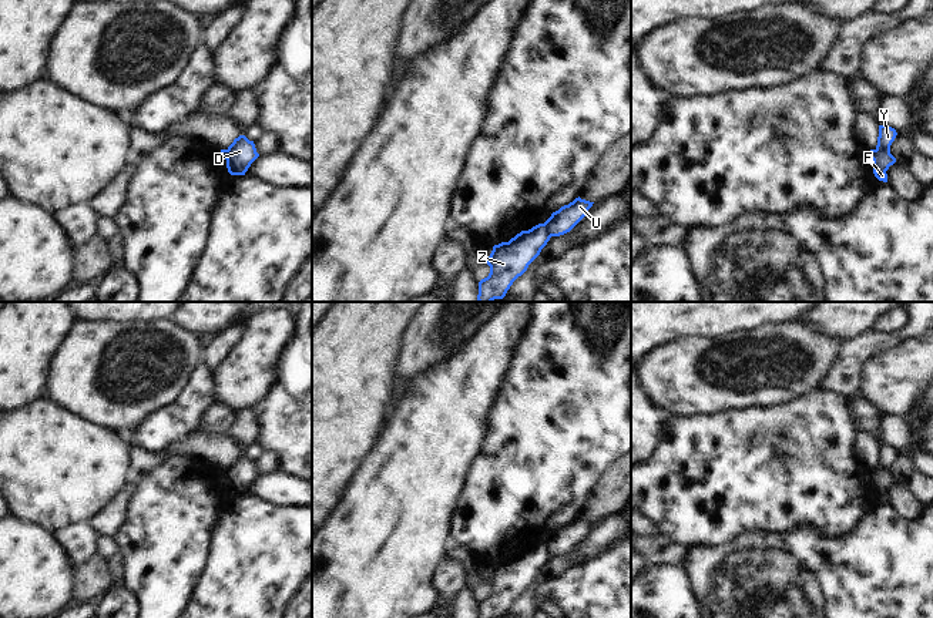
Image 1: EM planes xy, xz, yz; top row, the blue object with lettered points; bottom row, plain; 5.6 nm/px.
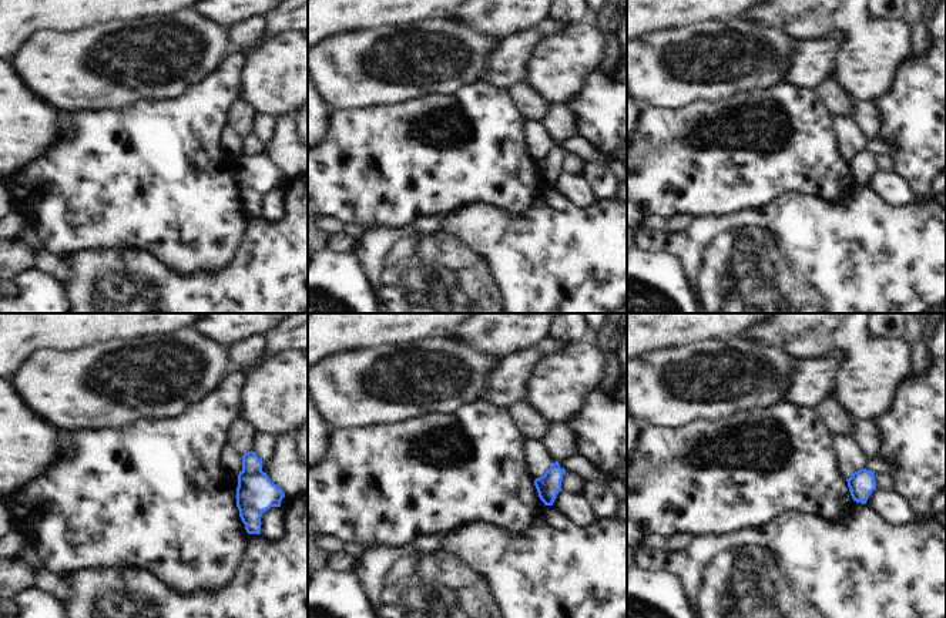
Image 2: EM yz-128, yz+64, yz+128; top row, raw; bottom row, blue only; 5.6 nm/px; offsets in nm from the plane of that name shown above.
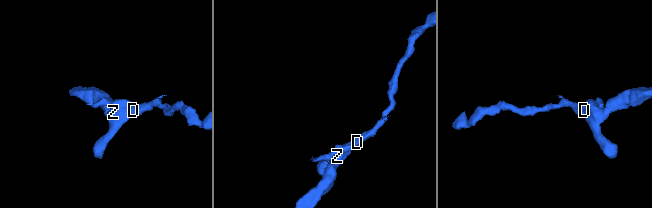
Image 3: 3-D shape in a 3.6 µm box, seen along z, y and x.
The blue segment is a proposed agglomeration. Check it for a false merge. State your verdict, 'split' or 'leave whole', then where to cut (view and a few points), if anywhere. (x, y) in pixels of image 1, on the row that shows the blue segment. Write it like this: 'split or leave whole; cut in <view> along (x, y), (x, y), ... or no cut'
split; cut in xz along (544, 222), (550, 237)

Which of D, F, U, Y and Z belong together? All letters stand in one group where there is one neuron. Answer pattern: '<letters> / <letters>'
D U Y / F Z

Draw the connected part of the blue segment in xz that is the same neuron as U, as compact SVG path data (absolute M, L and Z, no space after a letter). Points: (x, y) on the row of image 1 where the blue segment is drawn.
M575 198L568 205L561 206L553 212L544 222L550 236L560 236L570 232L587 214L594 202Z

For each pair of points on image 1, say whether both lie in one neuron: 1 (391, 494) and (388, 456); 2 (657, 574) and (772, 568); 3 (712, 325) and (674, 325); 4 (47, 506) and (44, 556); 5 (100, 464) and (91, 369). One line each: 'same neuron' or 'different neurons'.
1: same neuron
2: different neurons
3: same neuron
4: different neurons
5: different neurons

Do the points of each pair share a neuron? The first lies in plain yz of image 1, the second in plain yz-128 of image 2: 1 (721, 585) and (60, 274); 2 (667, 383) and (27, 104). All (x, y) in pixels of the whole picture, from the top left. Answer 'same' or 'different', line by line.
1: different
2: different

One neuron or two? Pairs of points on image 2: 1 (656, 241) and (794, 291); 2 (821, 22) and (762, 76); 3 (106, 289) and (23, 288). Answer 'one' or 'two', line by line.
1: two
2: two
3: two

